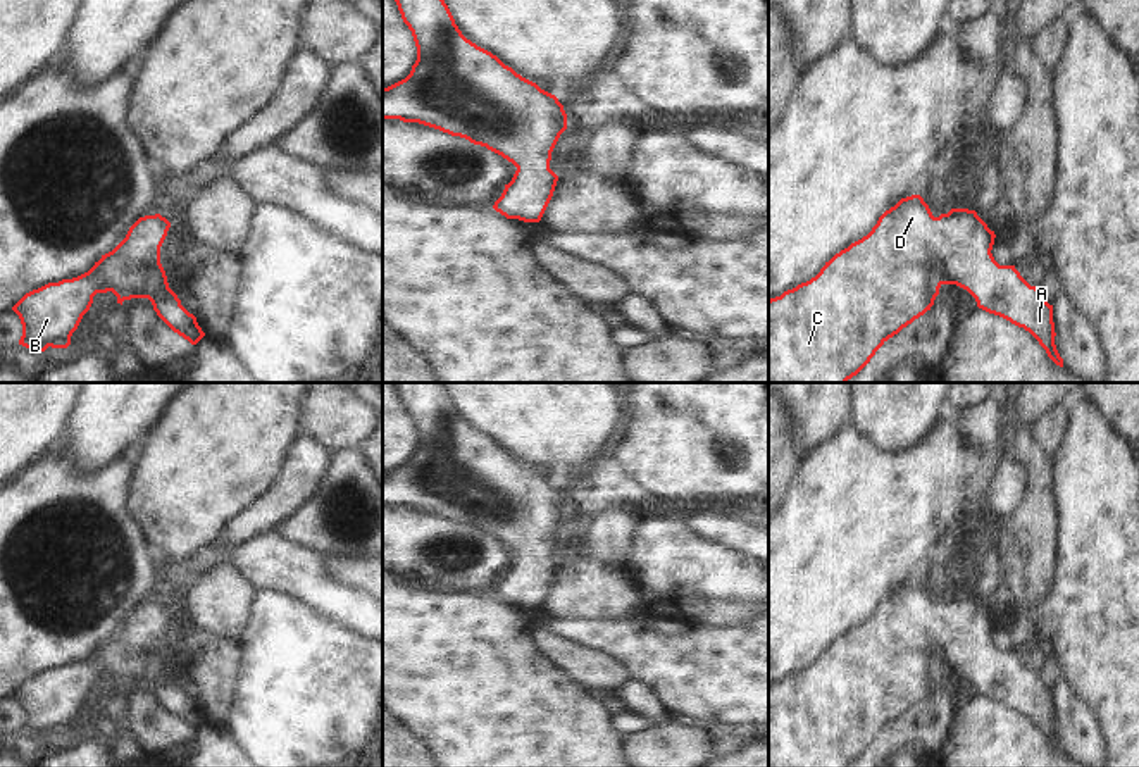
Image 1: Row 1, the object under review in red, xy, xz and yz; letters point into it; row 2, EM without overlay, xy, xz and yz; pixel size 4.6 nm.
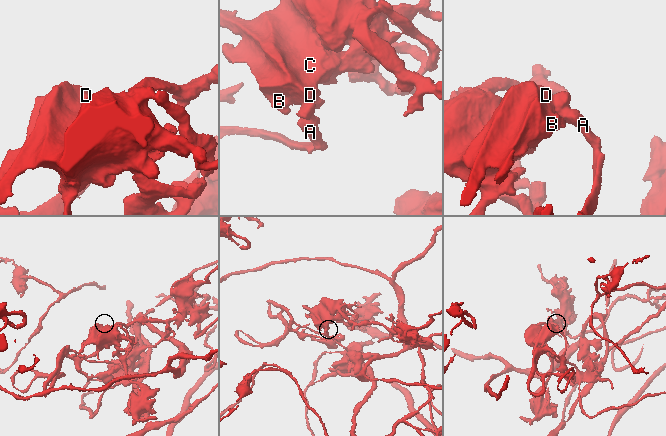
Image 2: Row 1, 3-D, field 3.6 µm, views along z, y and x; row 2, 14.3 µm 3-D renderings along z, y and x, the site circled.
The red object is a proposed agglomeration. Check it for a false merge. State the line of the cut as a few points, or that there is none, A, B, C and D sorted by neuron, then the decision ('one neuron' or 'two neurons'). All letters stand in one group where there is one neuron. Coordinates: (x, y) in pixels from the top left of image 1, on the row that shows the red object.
no cut; A B C D; one neuron

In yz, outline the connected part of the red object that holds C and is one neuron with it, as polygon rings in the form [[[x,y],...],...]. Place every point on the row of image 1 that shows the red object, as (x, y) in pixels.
[[[920,195],[901,198],[879,217],[867,236],[836,253],[815,277],[769,300],[769,383],[846,383],[889,338],[930,310],[943,284],[967,290],[979,309],[1029,331],[1048,357],[1063,367],[1055,345],[1053,305],[1044,300],[1039,288],[1020,276],[1015,265],[999,265],[994,260],[991,253],[994,238],[994,231],[975,210],[951,209],[934,217]]]

